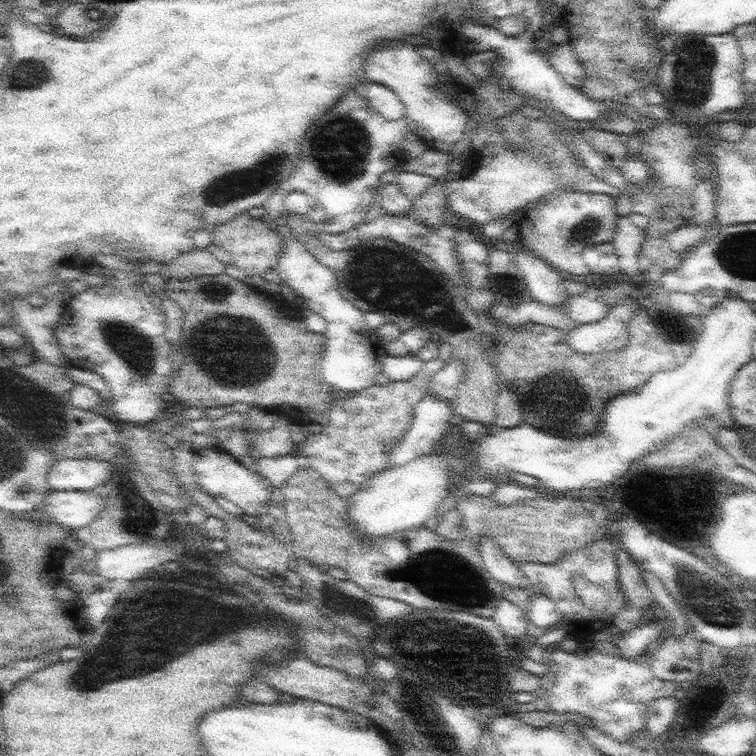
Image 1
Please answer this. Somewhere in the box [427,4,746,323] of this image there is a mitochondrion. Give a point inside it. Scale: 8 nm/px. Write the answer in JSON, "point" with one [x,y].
{"point":[697,64]}

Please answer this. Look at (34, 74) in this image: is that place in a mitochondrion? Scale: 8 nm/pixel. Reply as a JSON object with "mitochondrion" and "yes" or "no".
{"mitochondrion":"yes"}

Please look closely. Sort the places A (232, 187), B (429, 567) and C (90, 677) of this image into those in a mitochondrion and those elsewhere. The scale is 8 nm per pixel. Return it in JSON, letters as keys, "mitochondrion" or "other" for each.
{"A":"mitochondrion","B":"mitochondrion","C":"mitochondrion"}

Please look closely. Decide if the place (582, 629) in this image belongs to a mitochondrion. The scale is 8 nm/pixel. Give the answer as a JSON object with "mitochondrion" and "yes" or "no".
{"mitochondrion":"no"}

